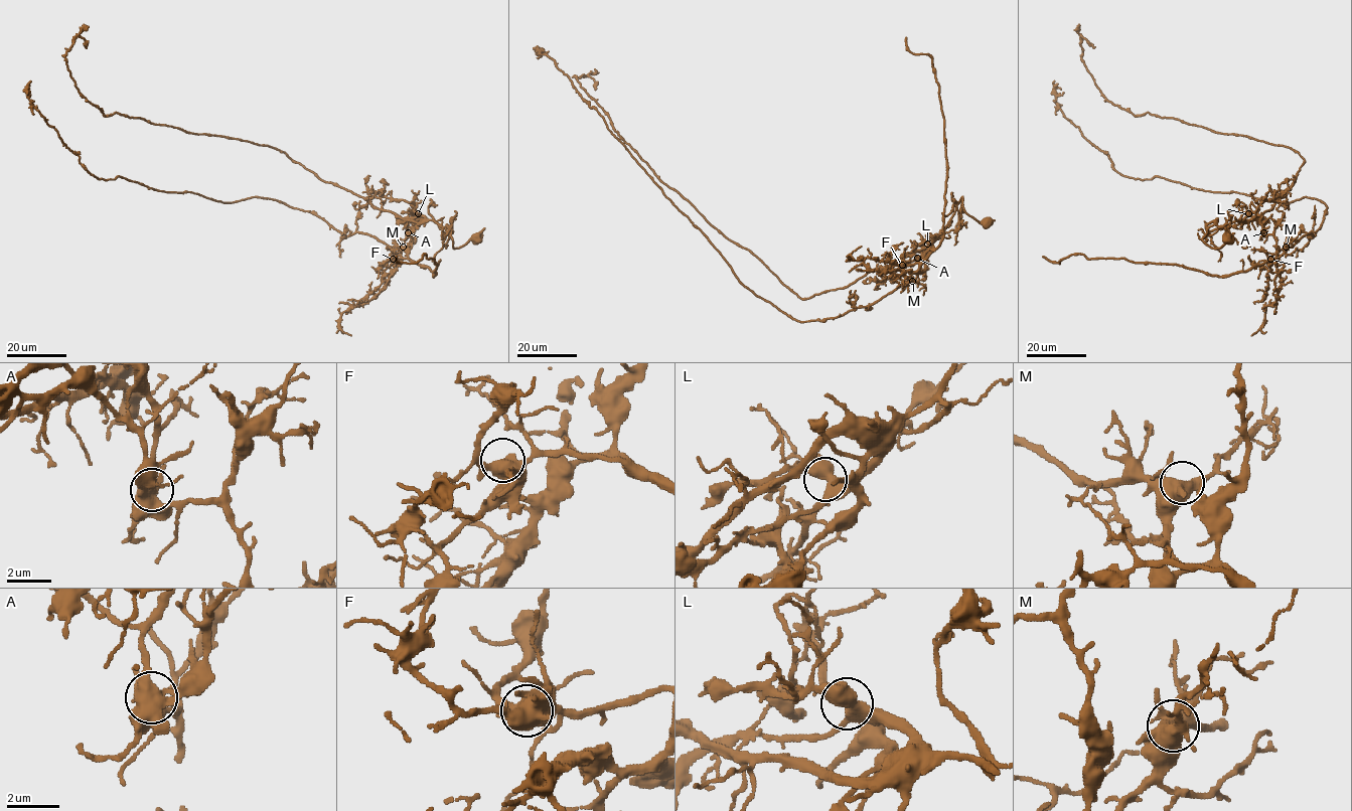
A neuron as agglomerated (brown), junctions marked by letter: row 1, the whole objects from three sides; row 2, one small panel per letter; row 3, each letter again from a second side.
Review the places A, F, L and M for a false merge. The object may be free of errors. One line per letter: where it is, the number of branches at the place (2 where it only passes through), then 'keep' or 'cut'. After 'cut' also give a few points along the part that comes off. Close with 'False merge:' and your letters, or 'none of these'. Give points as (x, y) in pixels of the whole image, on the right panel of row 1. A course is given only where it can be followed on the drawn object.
A: place (1263, 232); branches 4; cut; course (1263, 232), (1278, 258), (1313, 235), (1327, 206), (1121, 175), (1065, 117), (1054, 80)
F: place (1270, 259); branches 4; keep
L: place (1248, 213); branches 4; keep
M: place (1286, 247); branches 4; keep
False merge: A

